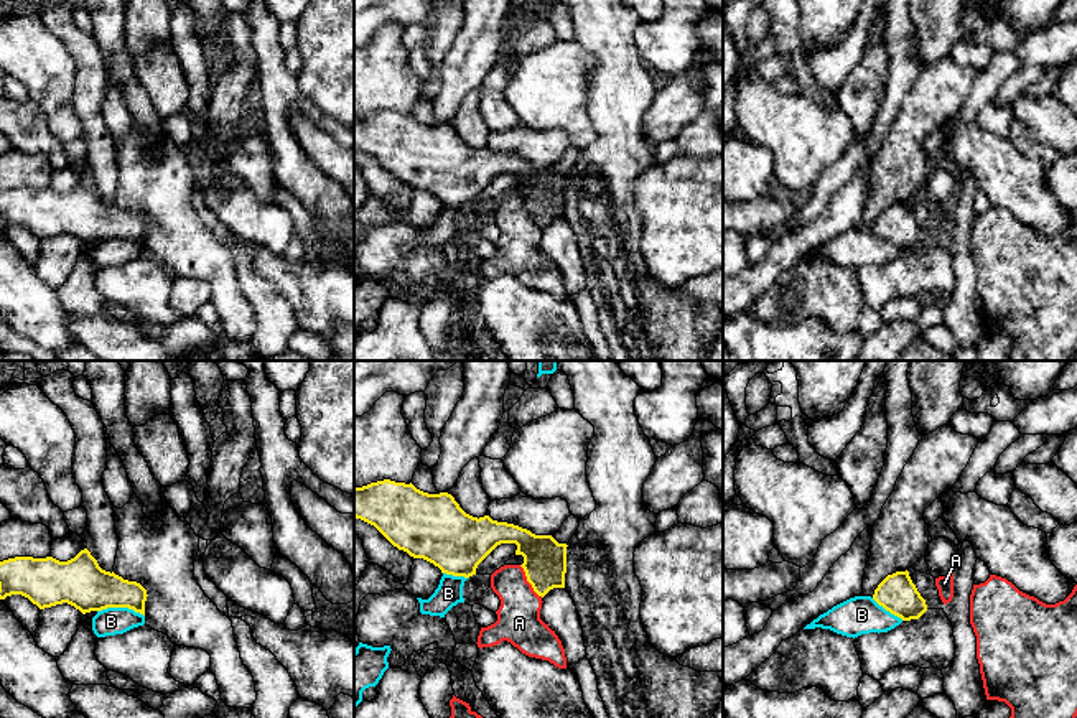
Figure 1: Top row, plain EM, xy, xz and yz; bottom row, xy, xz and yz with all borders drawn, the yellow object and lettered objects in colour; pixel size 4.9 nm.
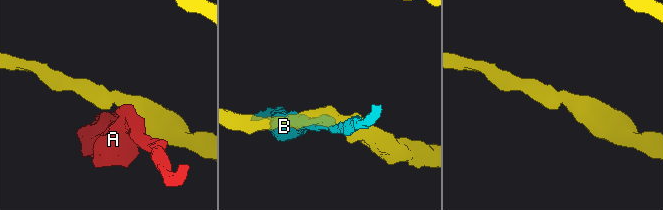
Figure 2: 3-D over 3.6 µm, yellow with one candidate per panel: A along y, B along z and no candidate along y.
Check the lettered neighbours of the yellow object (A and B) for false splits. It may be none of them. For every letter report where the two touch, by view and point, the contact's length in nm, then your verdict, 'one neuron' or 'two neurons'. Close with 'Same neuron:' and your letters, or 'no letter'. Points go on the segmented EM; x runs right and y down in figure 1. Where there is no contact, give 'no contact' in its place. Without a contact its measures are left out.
A: meets yellow in xz at (527, 580); contact 200 nm long; two neurons
B: meets yellow in xy at (121, 606); contact 240 nm long; two neurons
Same neuron: no letter

